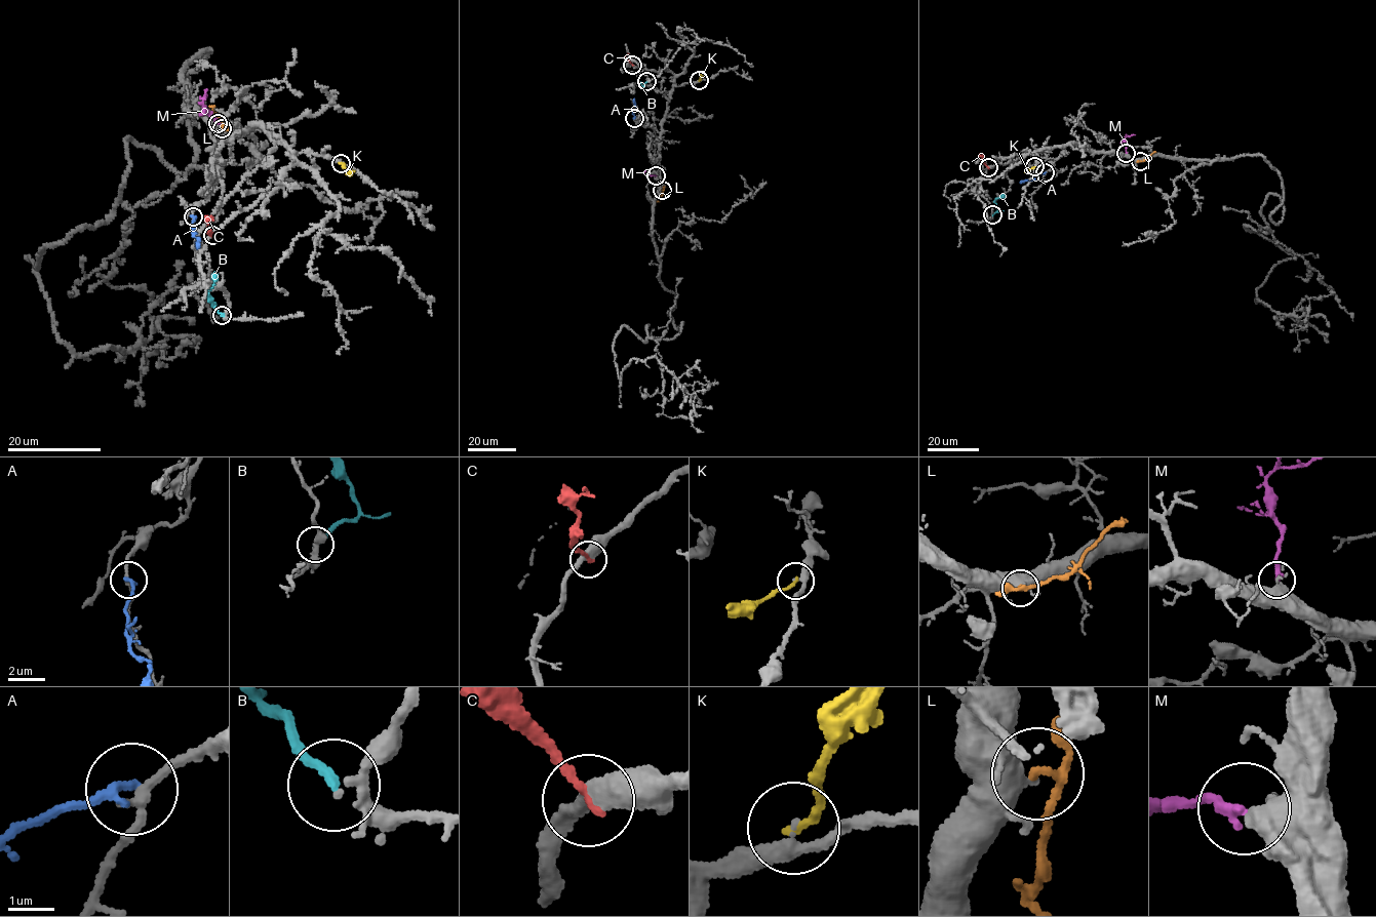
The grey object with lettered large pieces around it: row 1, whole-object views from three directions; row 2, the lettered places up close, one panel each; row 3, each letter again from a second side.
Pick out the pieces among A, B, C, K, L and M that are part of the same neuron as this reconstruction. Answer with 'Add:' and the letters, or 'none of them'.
Add: M

